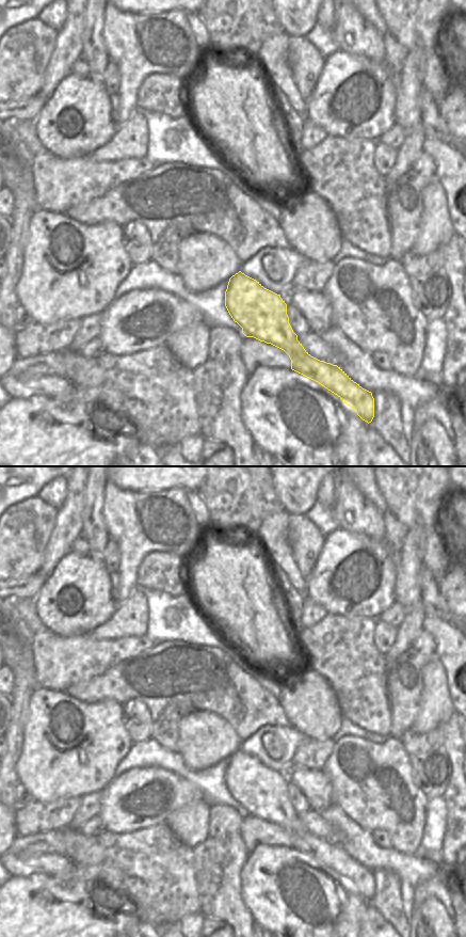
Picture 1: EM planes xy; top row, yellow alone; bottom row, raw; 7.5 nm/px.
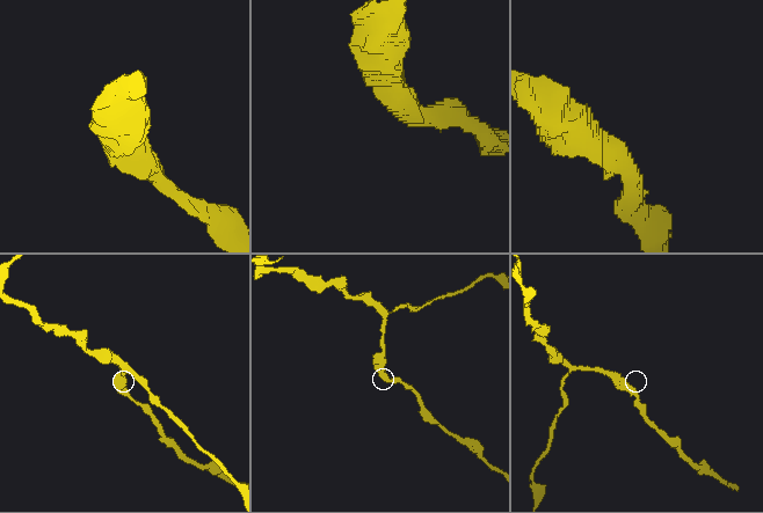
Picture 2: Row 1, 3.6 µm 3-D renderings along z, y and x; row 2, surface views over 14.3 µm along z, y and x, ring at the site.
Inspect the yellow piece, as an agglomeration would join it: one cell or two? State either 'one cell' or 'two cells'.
one cell

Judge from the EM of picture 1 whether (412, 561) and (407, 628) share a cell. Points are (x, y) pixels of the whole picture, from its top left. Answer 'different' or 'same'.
different

